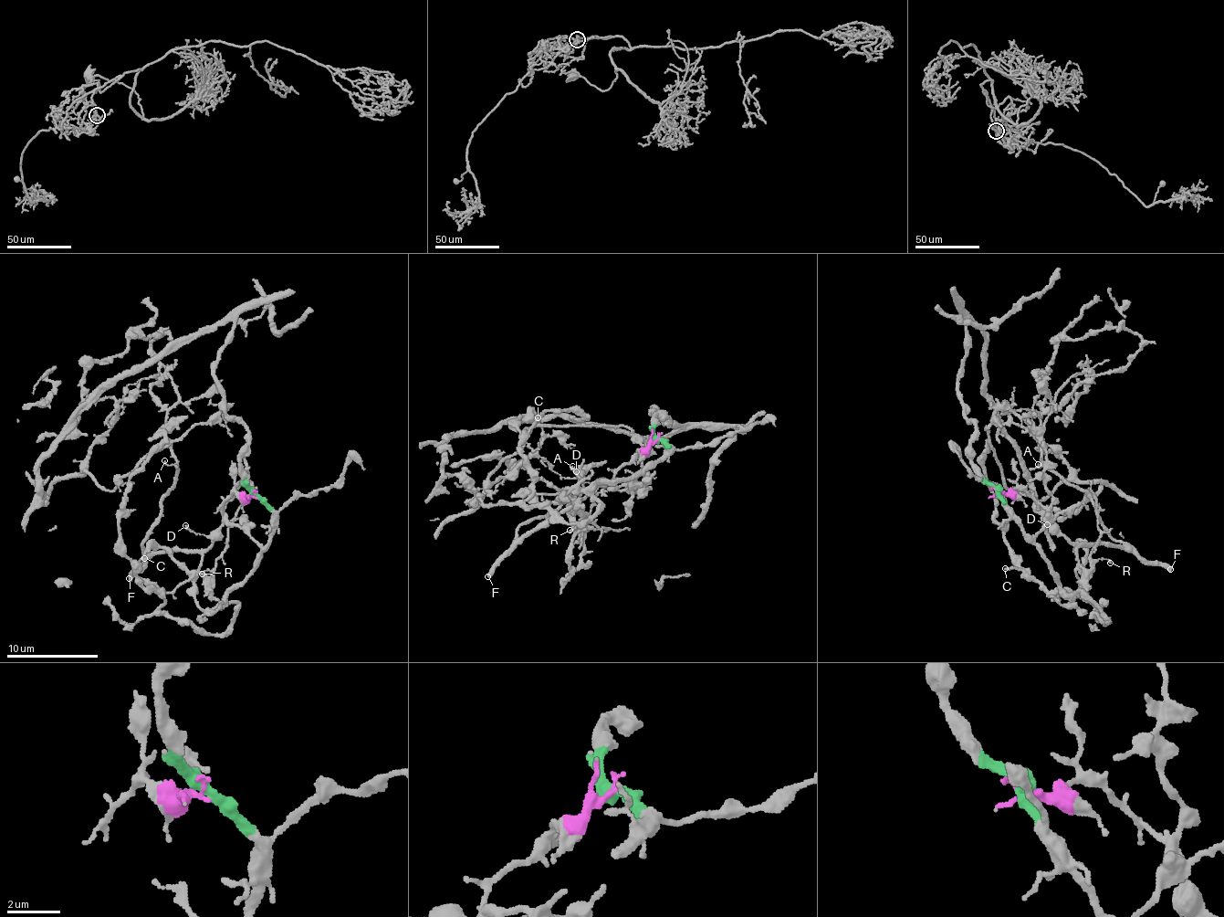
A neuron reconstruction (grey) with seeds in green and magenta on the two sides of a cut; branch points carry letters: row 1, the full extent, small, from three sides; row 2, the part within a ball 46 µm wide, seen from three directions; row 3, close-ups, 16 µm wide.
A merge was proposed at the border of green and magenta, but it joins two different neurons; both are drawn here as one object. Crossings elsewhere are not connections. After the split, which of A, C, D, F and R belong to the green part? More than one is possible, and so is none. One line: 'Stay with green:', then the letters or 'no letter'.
Stay with green: C

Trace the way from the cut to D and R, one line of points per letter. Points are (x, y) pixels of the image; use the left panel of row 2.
D: (256, 494), (237, 496), (231, 493), (223, 506), (221, 524), (204, 536), (184, 526)
R: (256, 494), (231, 493), (219, 531), (203, 554), (199, 571), (209, 577), (209, 569), (202, 574)

